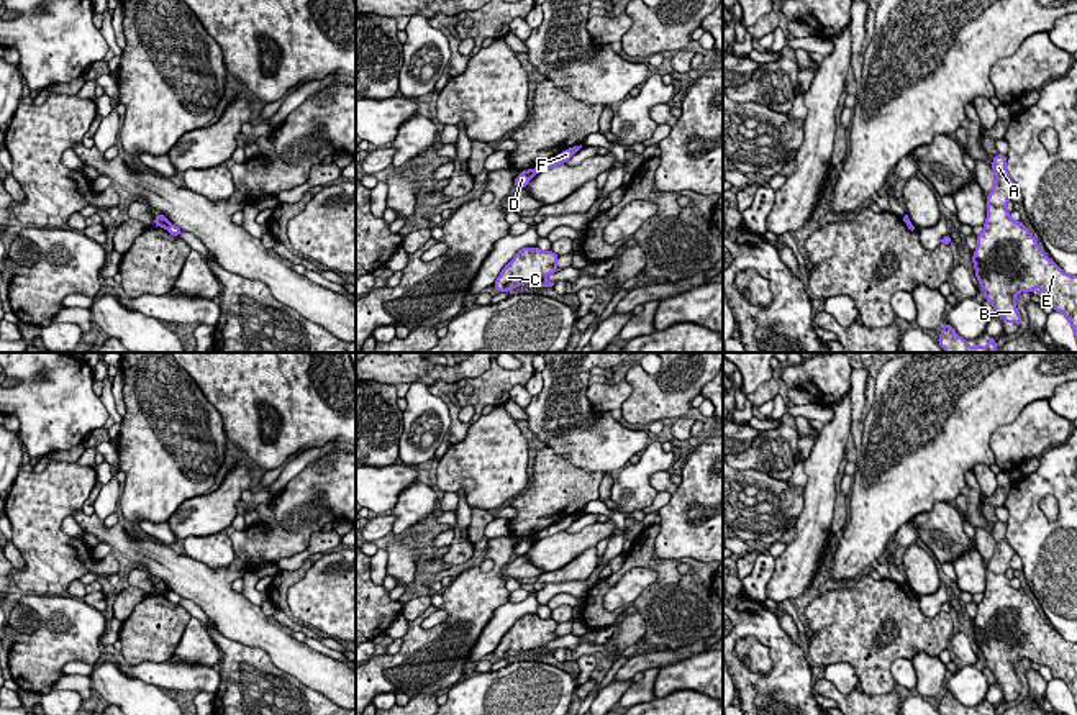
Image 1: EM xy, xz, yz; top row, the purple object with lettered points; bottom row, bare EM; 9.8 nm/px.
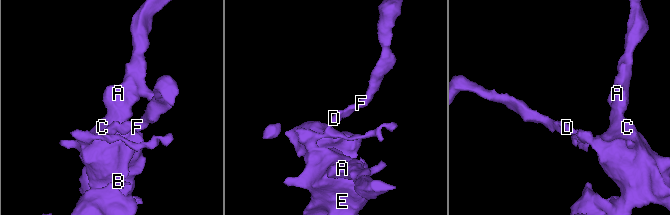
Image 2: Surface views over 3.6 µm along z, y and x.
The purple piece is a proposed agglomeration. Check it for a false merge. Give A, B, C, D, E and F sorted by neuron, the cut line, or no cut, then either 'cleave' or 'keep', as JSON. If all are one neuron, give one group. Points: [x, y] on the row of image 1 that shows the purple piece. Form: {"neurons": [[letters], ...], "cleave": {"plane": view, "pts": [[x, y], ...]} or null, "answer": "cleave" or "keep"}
{"neurons": [["A", "B", "C", "D", "E"], ["F"]], "cleave": {"plane": "xz", "pts": [[533, 169], [535, 173]]}, "answer": "cleave"}

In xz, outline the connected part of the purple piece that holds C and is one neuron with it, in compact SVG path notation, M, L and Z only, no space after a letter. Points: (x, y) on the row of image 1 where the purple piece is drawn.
M523 248L515 257L502 269L493 287L497 292L508 292L523 284L536 284L543 287L552 287L554 282L548 282L544 277L561 271L556 267L557 254L551 251L541 251L534 248Z

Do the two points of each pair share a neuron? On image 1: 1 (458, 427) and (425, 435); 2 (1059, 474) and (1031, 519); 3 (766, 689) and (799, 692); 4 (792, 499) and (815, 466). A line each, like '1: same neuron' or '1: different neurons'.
1: different neurons
2: same neuron
3: same neuron
4: different neurons

